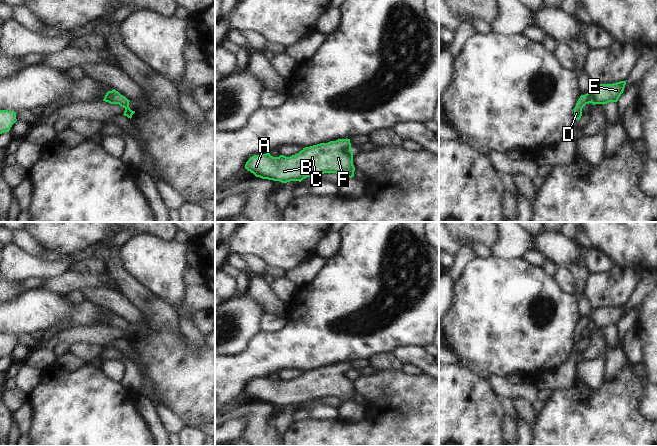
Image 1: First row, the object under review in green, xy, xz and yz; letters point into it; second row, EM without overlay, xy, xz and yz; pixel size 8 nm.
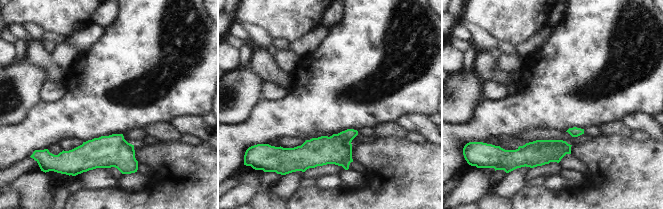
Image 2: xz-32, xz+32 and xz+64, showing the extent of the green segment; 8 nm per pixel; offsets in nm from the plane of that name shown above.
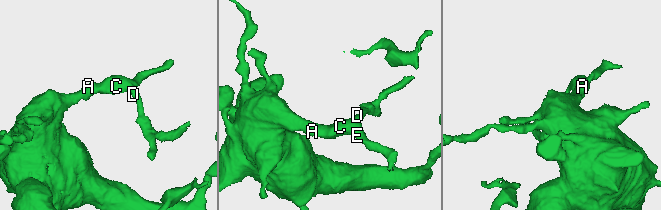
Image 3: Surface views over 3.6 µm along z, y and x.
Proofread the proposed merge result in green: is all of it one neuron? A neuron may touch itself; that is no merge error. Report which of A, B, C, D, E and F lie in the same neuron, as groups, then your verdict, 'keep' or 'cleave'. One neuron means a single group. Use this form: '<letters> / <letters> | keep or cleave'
A B C D E F | keep

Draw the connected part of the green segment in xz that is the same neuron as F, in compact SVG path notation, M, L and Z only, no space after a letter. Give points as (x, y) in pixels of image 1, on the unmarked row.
M338 363L328 367L320 367L303 372L299 377L286 381L280 379L273 381L270 377L254 379L245 388L245 393L256 401L273 405L287 407L299 405L307 401L316 401L324 397L336 397L342 403L354 401L355 391L353 389L353 375L351 374L350 363Z

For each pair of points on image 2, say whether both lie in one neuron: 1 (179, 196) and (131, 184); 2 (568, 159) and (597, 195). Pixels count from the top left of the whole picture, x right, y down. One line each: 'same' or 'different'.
1: different
2: different

